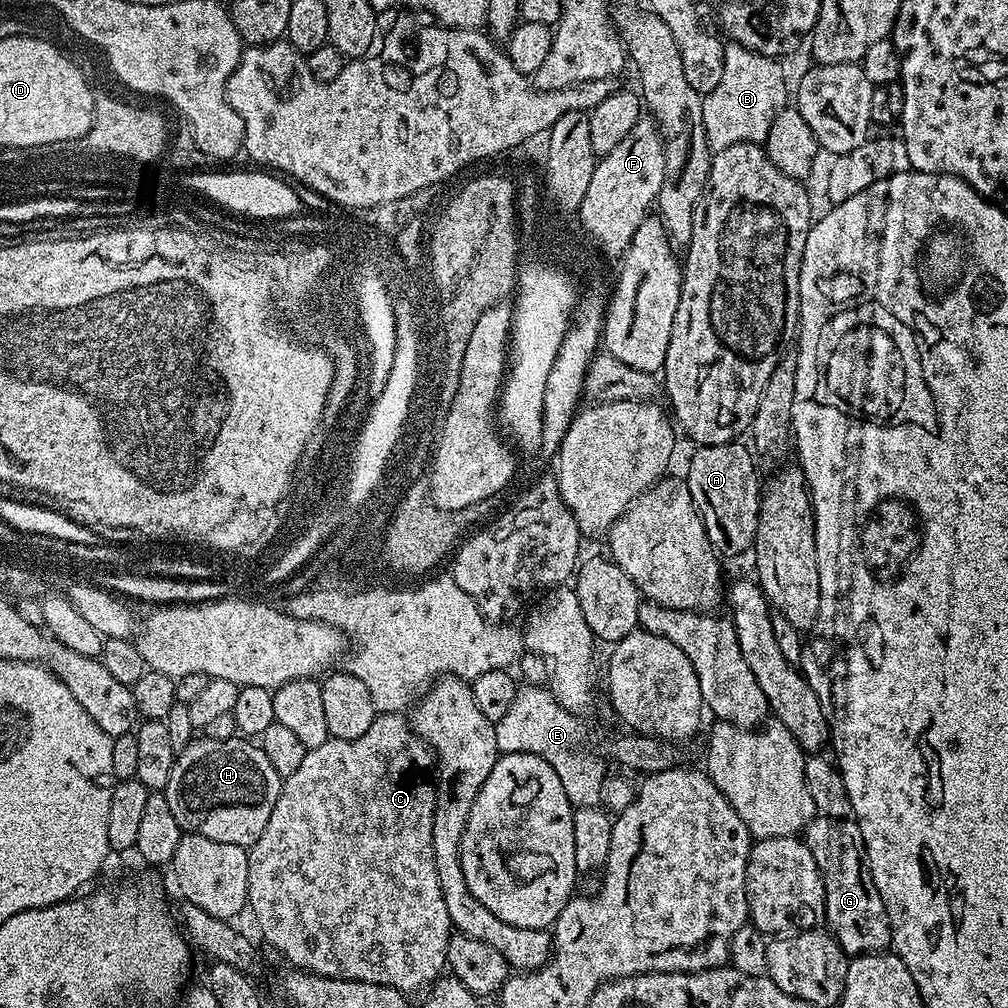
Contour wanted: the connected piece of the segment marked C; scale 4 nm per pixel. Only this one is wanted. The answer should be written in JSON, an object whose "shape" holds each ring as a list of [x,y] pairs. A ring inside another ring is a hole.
{"shape":[[[386,712],[377,715],[376,720],[370,722],[370,730],[366,730],[362,738],[353,740],[329,738],[326,742],[322,742],[322,746],[307,749],[298,770],[283,777],[278,802],[274,802],[274,810],[270,810],[266,830],[262,830],[260,837],[251,844],[248,853],[250,870],[248,908],[256,919],[261,934],[264,935],[263,943],[277,947],[281,957],[292,963],[293,969],[335,980],[357,980],[378,986],[390,986],[405,994],[411,994],[415,988],[427,989],[441,979],[448,958],[446,946],[454,929],[450,922],[450,914],[446,914],[446,902],[442,902],[442,886],[438,886],[438,869],[434,867],[432,831],[436,786],[430,775],[433,768],[432,749],[421,740],[411,723],[403,715]]]}

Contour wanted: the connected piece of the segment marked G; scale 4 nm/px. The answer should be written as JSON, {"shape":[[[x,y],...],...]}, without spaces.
{"shape":[[[817,814],[804,829],[802,839],[810,854],[814,854],[814,862],[822,874],[827,931],[835,936],[845,956],[851,958],[885,951],[892,942],[892,927],[888,924],[882,894],[878,894],[878,886],[870,878],[862,830],[855,819],[847,819]]]}

